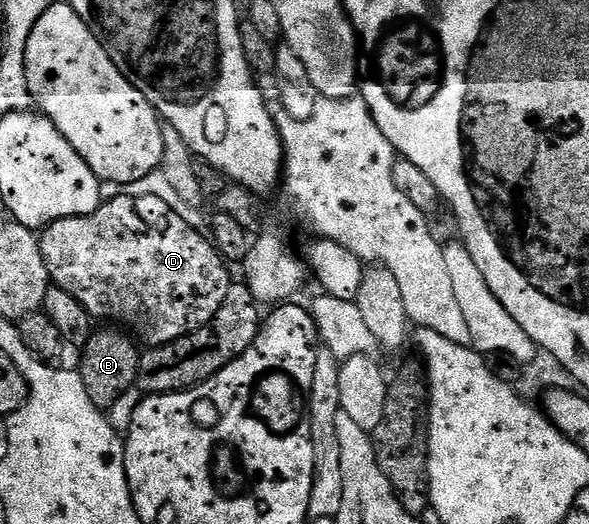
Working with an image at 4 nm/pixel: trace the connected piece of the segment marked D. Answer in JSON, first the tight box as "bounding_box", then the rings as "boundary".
{"bounding_box":[38,194,234,346],"boundary":[[[117,194],[105,199],[101,203],[100,208],[94,210],[94,214],[62,218],[58,222],[49,224],[47,228],[39,233],[38,239],[40,241],[40,249],[42,250],[42,258],[48,267],[51,283],[55,287],[66,290],[73,296],[88,311],[89,316],[93,318],[99,318],[101,316],[104,320],[112,319],[117,320],[120,324],[125,324],[129,329],[124,328],[144,346],[169,344],[186,334],[190,334],[194,330],[203,328],[204,325],[211,322],[214,314],[218,314],[222,302],[226,302],[228,287],[234,283],[234,280],[233,277],[228,277],[229,265],[226,263],[224,257],[217,252],[216,246],[212,243],[211,239],[205,233],[203,236],[198,229],[191,228],[172,207],[173,205],[169,201],[158,198],[157,196],[122,196]]]}

